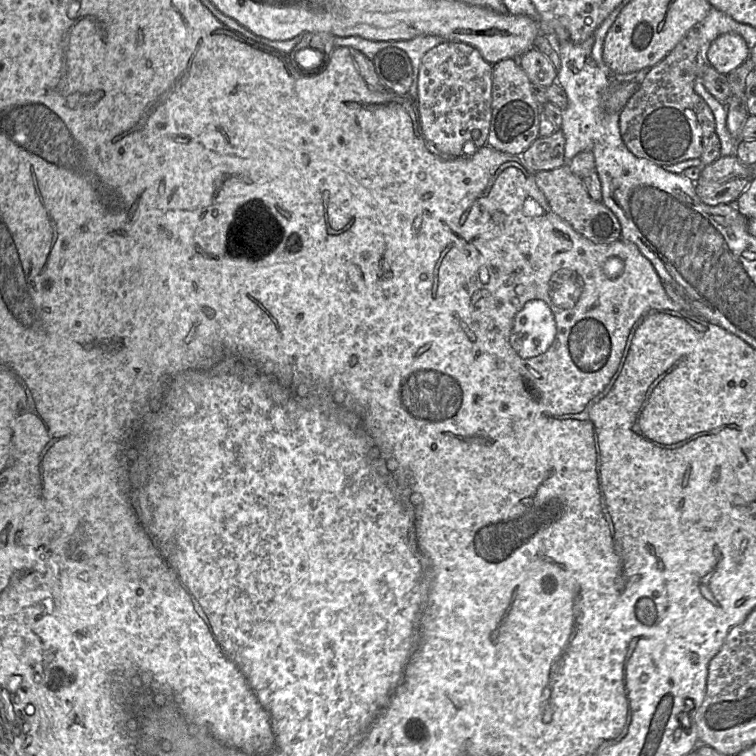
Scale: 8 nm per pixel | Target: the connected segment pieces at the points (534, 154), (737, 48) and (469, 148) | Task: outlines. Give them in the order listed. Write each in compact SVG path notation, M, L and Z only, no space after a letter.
M556 130L548 137L538 137L521 155L533 172L553 170L565 165L565 137Z
M726 33L718 36L710 45L708 59L719 73L728 75L750 57L751 49L739 34Z
M443 41L422 58L418 76L418 114L422 134L440 155L470 157L487 144L492 119L493 65L473 46Z

